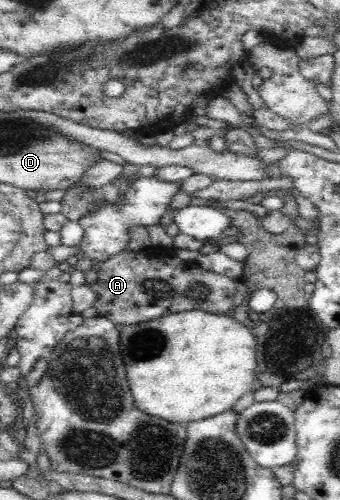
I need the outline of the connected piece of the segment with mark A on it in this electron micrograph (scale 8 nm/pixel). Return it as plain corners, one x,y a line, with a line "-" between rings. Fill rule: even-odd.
151,246
137,252
127,248
82,273
83,285
97,293
93,302
96,314
117,327
192,309
226,314
232,310
236,292
234,279
201,268
194,260
181,260
173,247

